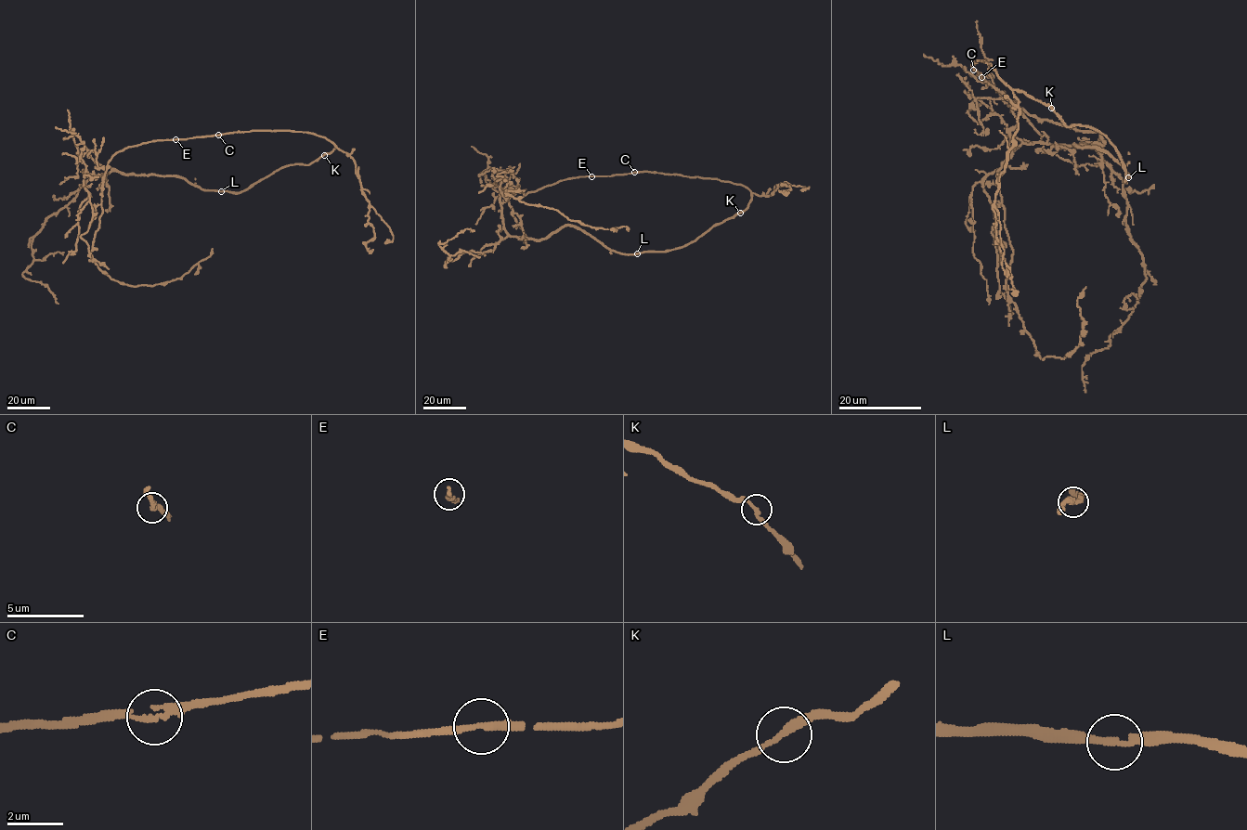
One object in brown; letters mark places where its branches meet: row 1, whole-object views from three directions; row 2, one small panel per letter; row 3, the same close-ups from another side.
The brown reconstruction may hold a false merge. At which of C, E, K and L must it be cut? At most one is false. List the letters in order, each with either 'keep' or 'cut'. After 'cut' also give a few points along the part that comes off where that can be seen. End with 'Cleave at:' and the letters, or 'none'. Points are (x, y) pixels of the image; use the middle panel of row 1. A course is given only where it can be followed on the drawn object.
C: keep
E: keep
K: keep
L: keep
Cleave at: none

